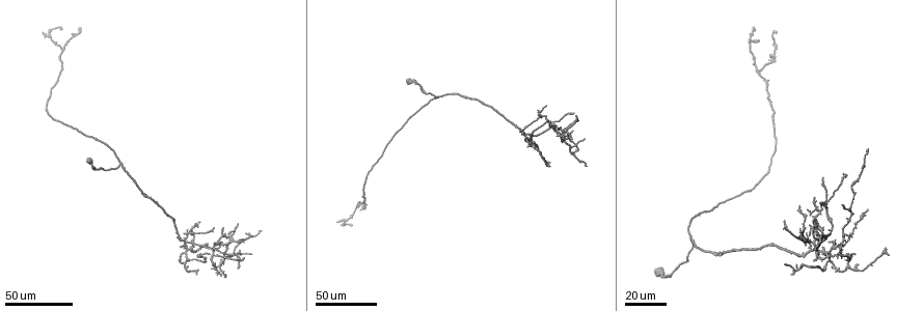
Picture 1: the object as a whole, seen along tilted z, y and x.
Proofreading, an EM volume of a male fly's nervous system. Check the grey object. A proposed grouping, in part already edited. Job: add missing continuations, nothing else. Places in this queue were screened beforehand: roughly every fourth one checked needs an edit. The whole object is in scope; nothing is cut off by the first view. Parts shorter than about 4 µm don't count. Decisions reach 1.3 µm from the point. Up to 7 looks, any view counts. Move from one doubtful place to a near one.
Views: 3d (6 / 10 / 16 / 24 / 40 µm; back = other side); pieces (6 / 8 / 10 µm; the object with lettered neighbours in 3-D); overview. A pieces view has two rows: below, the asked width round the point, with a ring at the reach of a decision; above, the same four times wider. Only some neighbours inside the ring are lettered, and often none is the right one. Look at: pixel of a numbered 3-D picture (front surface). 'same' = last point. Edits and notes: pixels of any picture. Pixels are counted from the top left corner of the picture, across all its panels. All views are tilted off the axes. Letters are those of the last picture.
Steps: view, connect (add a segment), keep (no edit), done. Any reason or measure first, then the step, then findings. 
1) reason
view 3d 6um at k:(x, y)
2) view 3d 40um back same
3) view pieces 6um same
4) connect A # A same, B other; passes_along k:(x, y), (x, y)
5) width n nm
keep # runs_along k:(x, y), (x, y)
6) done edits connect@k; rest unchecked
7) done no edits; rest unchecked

long arm stops here
view 3d 24um at 1:(815, 222)

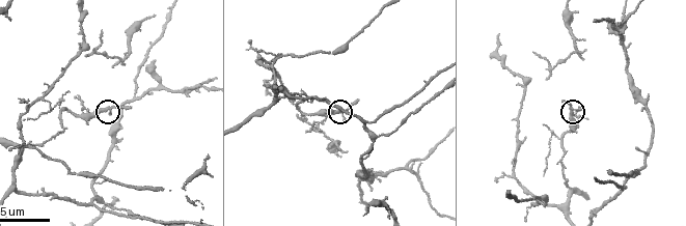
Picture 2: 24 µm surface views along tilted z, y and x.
what lies round it
view pieces 10um at 2:(561, 101)

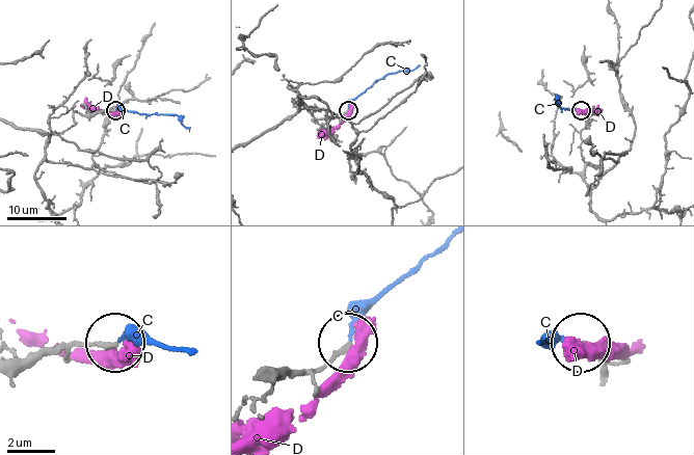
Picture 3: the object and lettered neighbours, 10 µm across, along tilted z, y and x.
width 210 nm
connect C # C same, D other; it goes on there

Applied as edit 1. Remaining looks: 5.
view overview

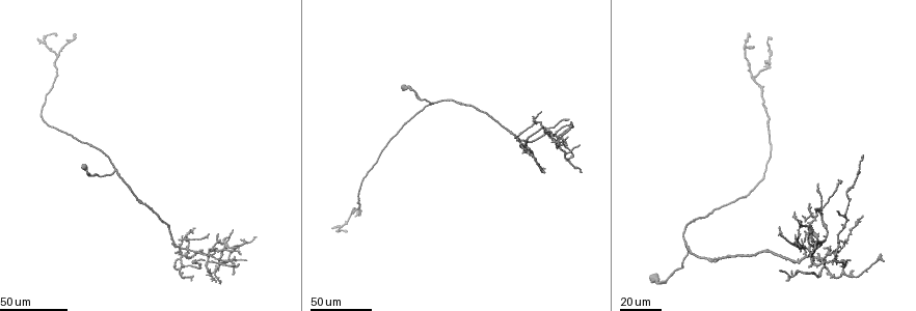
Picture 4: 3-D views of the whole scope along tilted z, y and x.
branch stops here
view 3d 24um at 4:(849, 261)

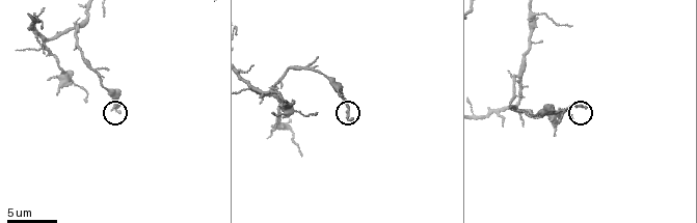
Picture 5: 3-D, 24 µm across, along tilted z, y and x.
view pieces 6um at 5:(586, 109)

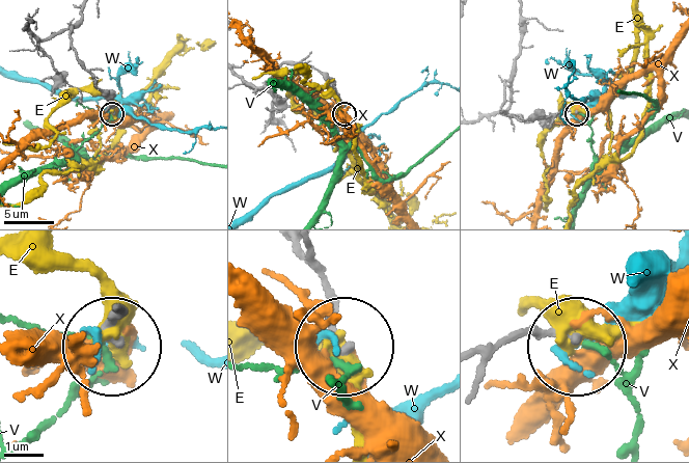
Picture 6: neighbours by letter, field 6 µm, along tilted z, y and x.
width 180 nm
keep # E other, V other, W other, X other; runs_along 6:(33, 33), (47, 39), (70, 32), (111, 111); no lettered segment goes on from it

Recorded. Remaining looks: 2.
long arm stops here
view 3d 40um at 4:(862, 215)

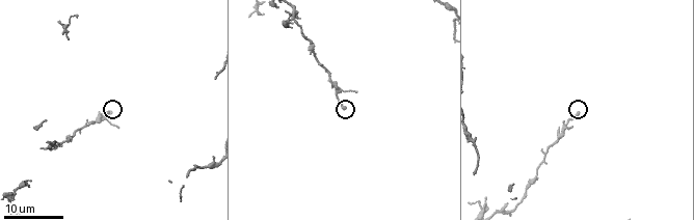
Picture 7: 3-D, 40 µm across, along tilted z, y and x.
view pieces 10um at 7:(110, 114)

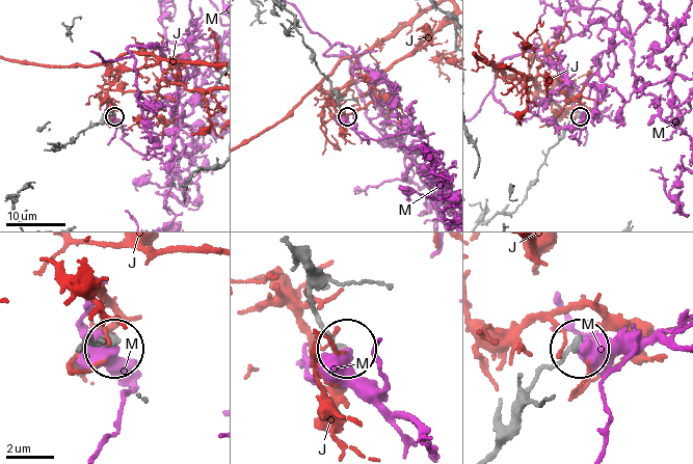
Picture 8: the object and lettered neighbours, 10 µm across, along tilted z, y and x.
keep # J other, M other; runs_along 8:(495, 445), (525, 385), (577, 346); none of them fits

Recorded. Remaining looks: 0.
done edits connect@3; rest unchecked

